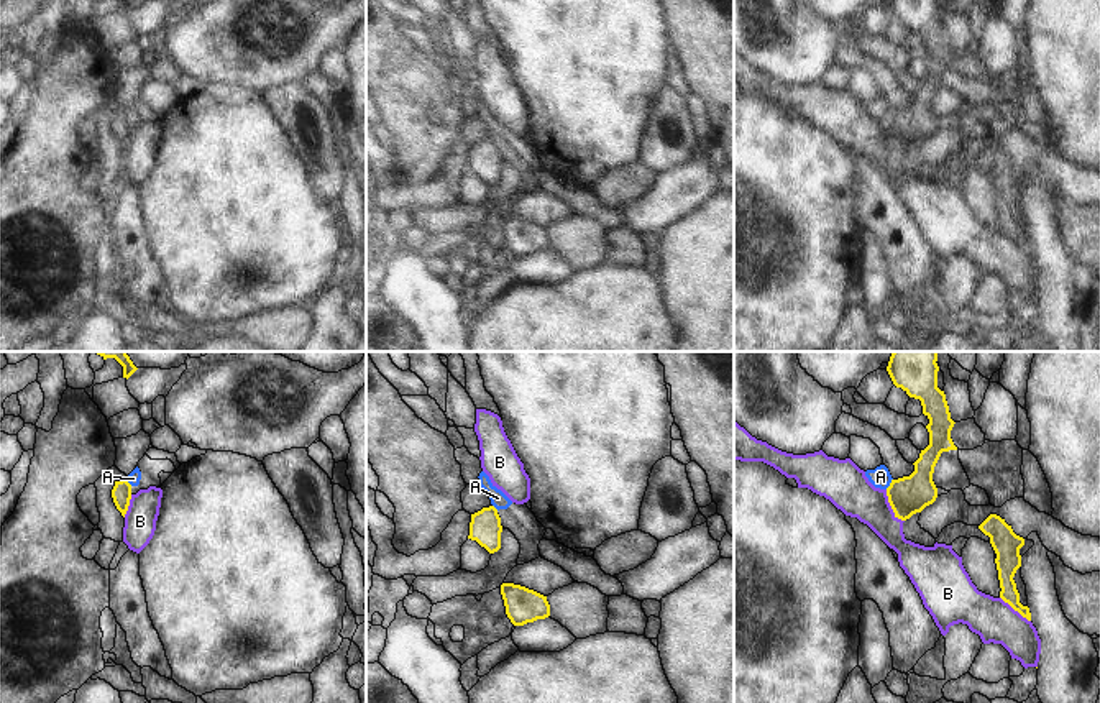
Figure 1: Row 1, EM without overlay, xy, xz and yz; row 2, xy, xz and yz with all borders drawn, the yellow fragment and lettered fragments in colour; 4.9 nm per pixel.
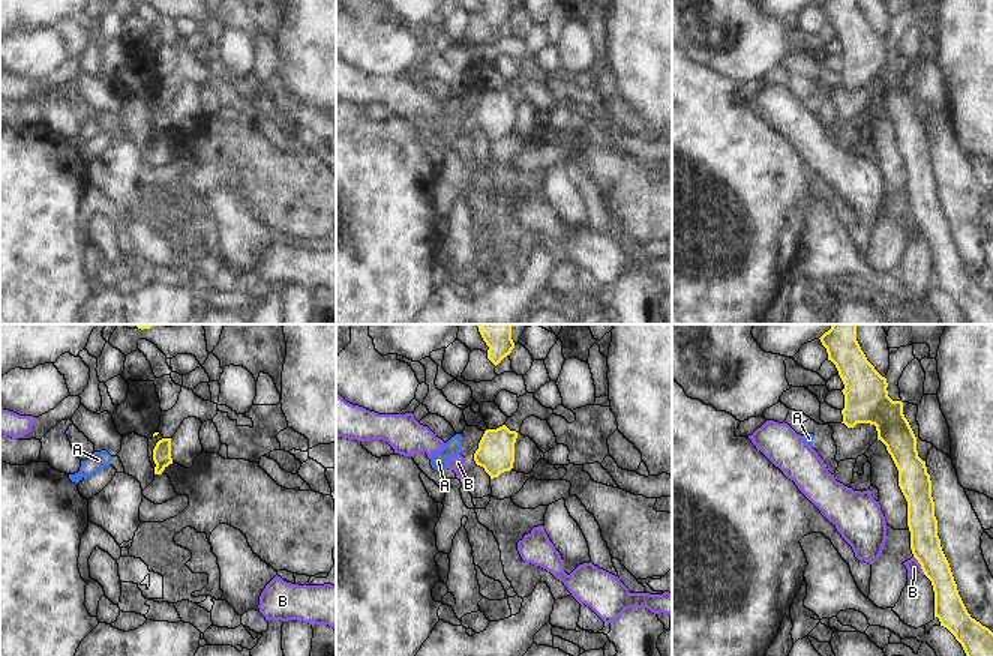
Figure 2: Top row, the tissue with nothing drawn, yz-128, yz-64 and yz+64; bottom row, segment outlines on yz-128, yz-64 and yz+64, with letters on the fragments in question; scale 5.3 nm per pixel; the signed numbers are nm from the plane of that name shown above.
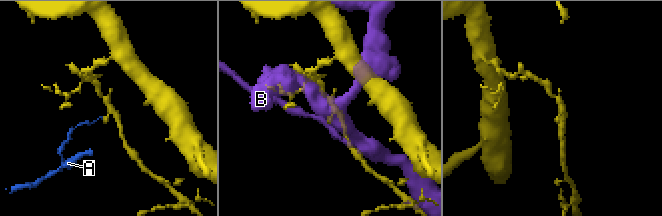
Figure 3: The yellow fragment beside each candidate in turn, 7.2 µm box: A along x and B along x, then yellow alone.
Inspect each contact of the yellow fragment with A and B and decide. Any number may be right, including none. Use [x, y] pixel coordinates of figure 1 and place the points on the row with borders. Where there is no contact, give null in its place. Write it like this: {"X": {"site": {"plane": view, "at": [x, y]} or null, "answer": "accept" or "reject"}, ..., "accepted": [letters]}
{"A": {"site": {"plane": "yz", "at": [890, 483]}, "answer": "reject"}, "B": {"site": {"plane": "yz", "at": [890, 505]}, "answer": "reject"}, "accepted": []}

